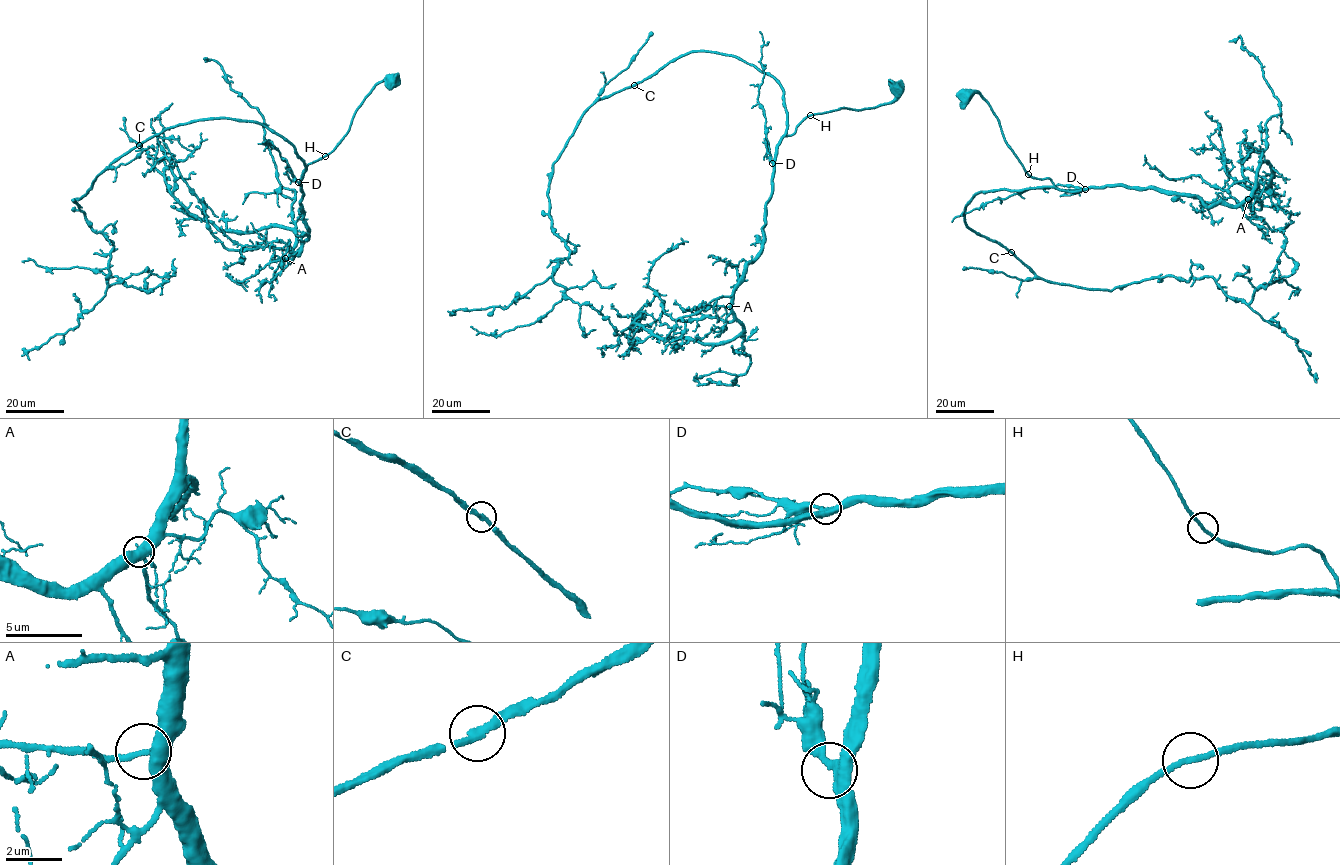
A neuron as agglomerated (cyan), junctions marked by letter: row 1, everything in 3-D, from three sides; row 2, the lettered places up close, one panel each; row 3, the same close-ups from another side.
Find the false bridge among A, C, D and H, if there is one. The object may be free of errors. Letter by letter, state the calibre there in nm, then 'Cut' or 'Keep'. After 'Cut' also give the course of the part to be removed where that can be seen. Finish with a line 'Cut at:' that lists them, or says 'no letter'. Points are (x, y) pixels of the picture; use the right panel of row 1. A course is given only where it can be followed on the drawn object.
A: Thickness 260 nm. Keep
C: Thickness 280 nm. Keep
D: Thickness 280 nm. Keep
H: Thickness 200 nm. Keep
Cut at: no letter

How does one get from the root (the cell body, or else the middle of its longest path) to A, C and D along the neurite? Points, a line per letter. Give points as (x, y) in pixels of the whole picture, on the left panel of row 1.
A: (391, 80), (375, 84), (333, 151), (305, 169), (300, 204), (309, 238), (300, 255), (291, 263), (285, 258)
C: (391, 80), (375, 84), (333, 151), (306, 169), (290, 142), (260, 124), (235, 119), (179, 124), (139, 145)
D: (391, 80), (375, 84), (356, 110), (346, 134), (333, 151), (308, 164), (302, 183), (298, 182)

